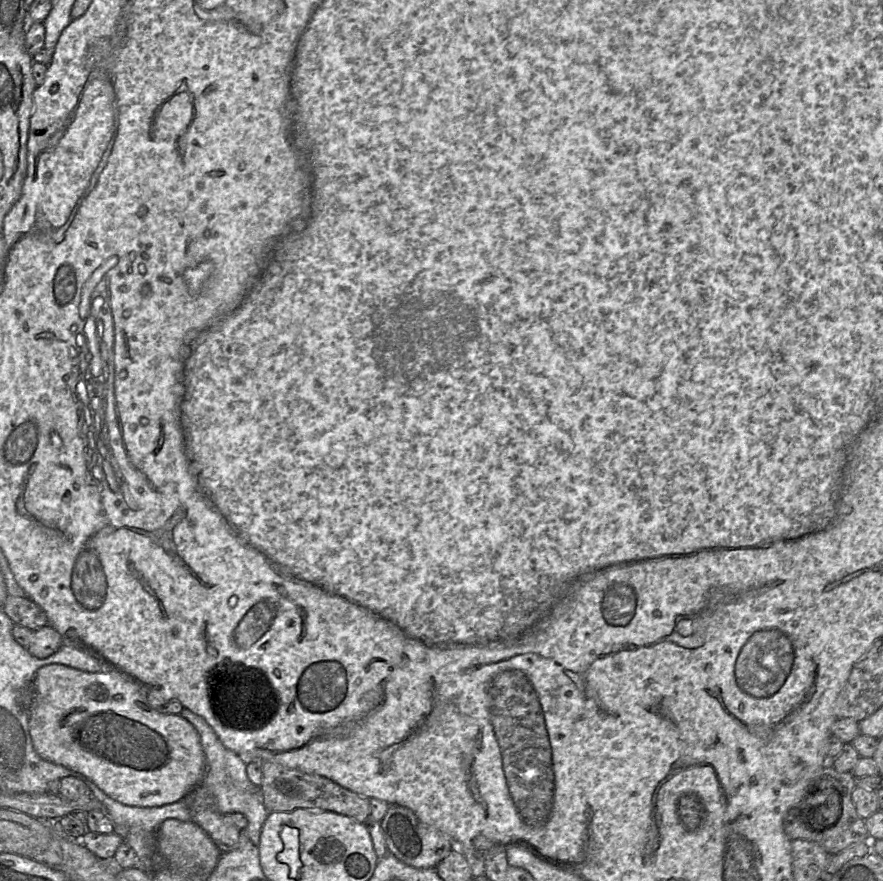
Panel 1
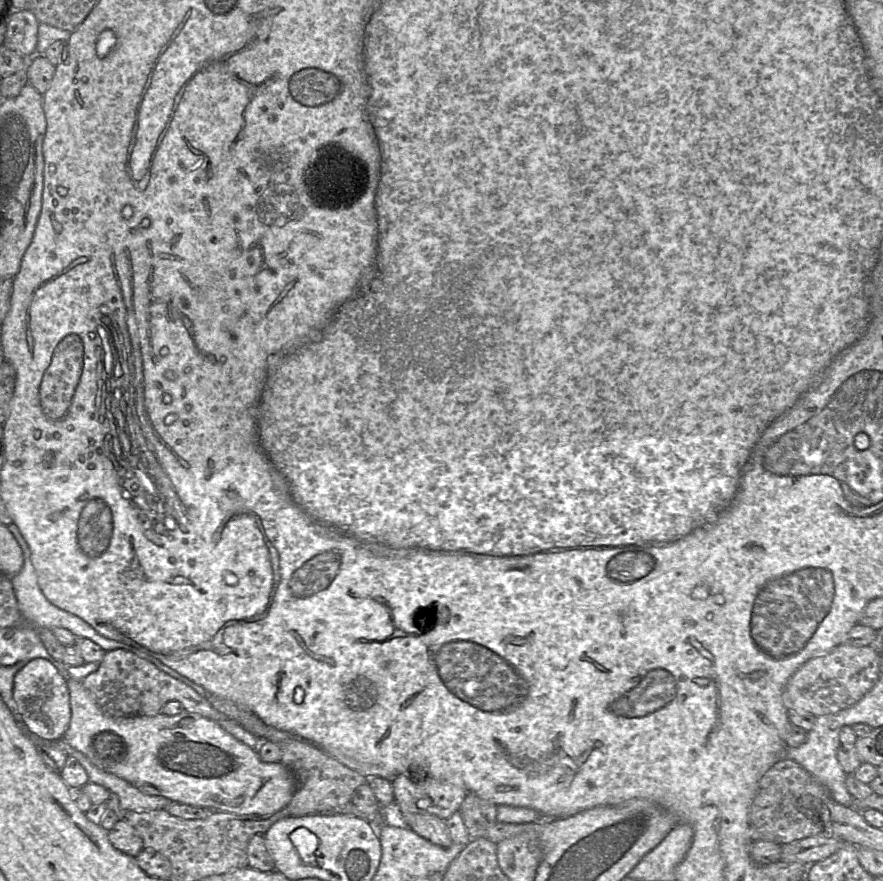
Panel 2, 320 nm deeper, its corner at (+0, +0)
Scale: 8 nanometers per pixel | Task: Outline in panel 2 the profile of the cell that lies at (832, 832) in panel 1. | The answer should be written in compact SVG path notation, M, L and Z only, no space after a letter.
M782 759L774 764L761 778L749 809L749 826L751 840L771 841L784 845L800 839L823 833L821 822L821 806L830 800L828 789L816 782L817 780L799 763Z

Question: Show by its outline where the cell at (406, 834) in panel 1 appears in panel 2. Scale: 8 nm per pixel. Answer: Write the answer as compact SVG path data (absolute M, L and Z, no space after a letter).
M400 774L392 781L394 802L402 815L431 814L442 820L460 810L468 791L457 785L433 778L420 781Z

